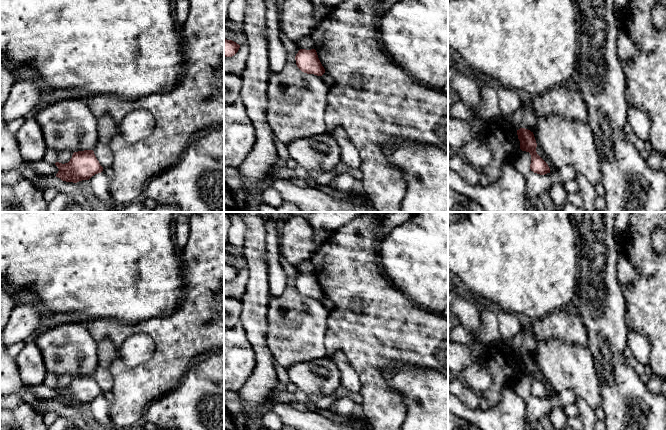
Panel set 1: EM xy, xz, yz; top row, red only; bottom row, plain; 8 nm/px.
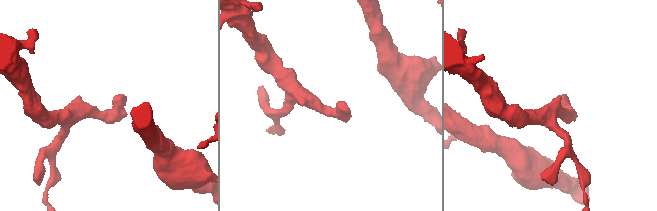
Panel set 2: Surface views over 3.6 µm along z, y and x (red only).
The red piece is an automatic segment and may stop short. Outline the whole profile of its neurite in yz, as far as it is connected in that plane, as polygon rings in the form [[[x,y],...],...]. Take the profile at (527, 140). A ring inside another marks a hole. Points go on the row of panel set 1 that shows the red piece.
[[[520,128],[517,130],[517,135],[520,141],[520,149],[529,152],[531,155],[531,171],[540,175],[550,173],[548,164],[536,152],[537,143],[533,132],[525,128]]]

